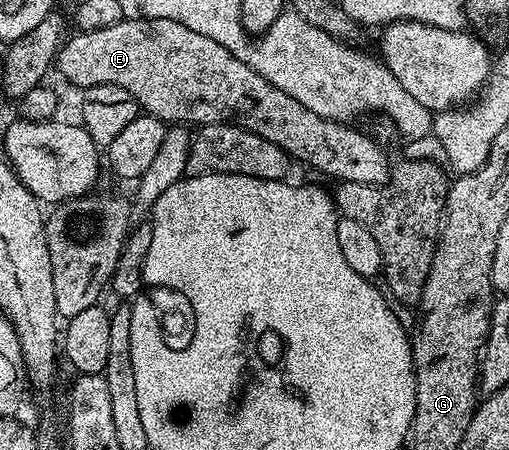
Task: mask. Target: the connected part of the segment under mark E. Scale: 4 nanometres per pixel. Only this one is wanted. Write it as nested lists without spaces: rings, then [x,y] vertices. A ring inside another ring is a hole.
[[[123,17],[115,25],[107,25],[107,29],[77,31],[73,36],[70,34],[57,53],[55,71],[78,89],[95,85],[119,85],[119,89],[127,89],[127,93],[135,97],[142,112],[163,119],[169,125],[231,123],[234,127],[242,127],[279,145],[279,149],[283,149],[290,160],[297,162],[298,159],[301,163],[310,163],[315,170],[322,171],[341,183],[380,187],[389,180],[391,159],[385,156],[384,149],[371,136],[356,131],[353,128],[356,126],[336,123],[333,119],[311,113],[307,105],[299,105],[295,97],[283,93],[283,89],[275,89],[271,81],[259,77],[255,69],[251,69],[249,64],[239,61],[231,52],[223,49],[219,41],[211,41],[211,37],[195,33],[195,29],[187,29],[187,25],[179,21],[136,18]]]

